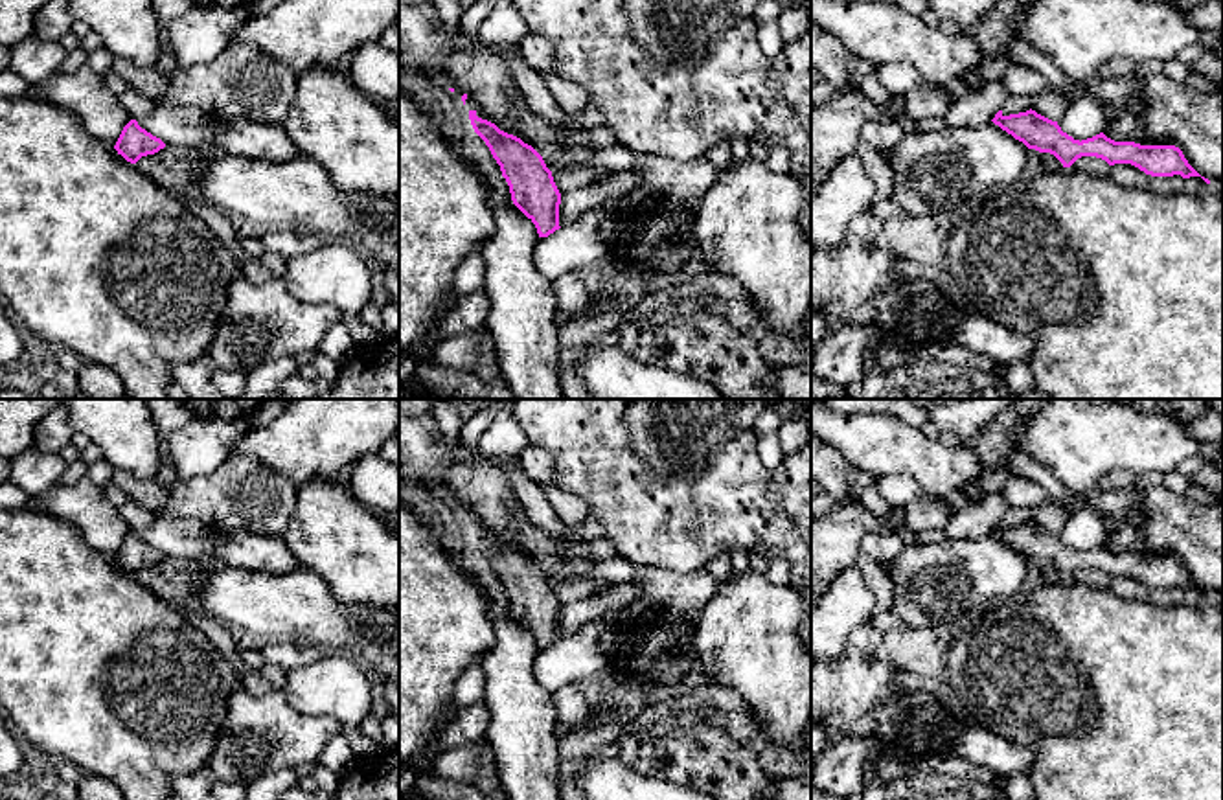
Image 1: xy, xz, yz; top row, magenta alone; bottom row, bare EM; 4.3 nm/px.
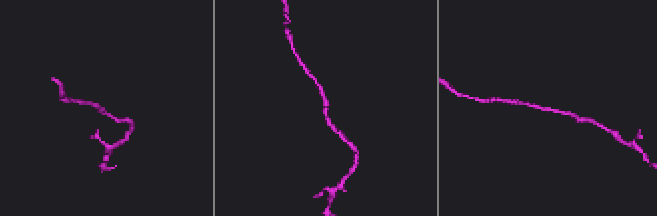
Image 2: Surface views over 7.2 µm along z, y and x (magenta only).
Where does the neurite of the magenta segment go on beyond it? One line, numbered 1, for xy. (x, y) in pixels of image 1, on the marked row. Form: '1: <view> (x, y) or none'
1: none

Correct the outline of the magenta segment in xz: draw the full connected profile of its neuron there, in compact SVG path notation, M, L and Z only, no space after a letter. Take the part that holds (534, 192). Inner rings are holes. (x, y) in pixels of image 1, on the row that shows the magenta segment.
M469 110L474 132L486 142L500 166L513 204L535 224L539 237L559 230L561 193L543 156L520 138Z

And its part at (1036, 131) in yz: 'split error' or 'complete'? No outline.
complete

